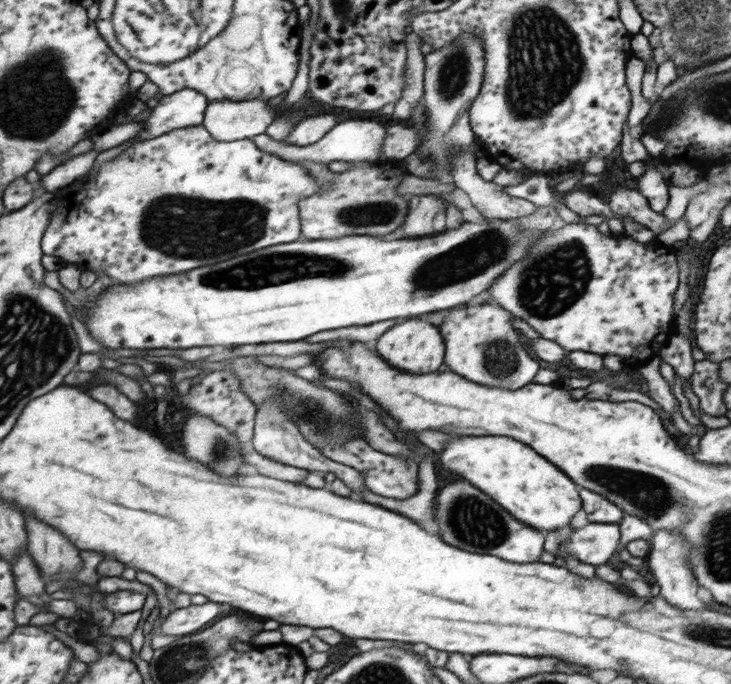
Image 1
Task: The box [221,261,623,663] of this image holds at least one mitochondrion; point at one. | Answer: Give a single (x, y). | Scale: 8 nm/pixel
(470, 519)

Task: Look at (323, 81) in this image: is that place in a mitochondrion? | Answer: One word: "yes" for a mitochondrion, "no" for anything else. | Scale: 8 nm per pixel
no

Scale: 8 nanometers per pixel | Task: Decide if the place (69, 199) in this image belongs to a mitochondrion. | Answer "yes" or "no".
no

